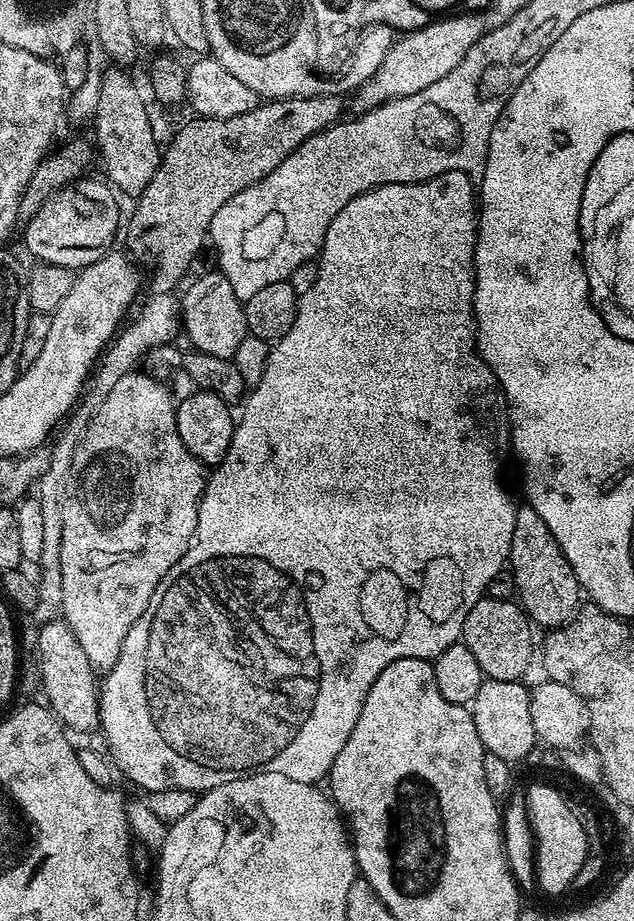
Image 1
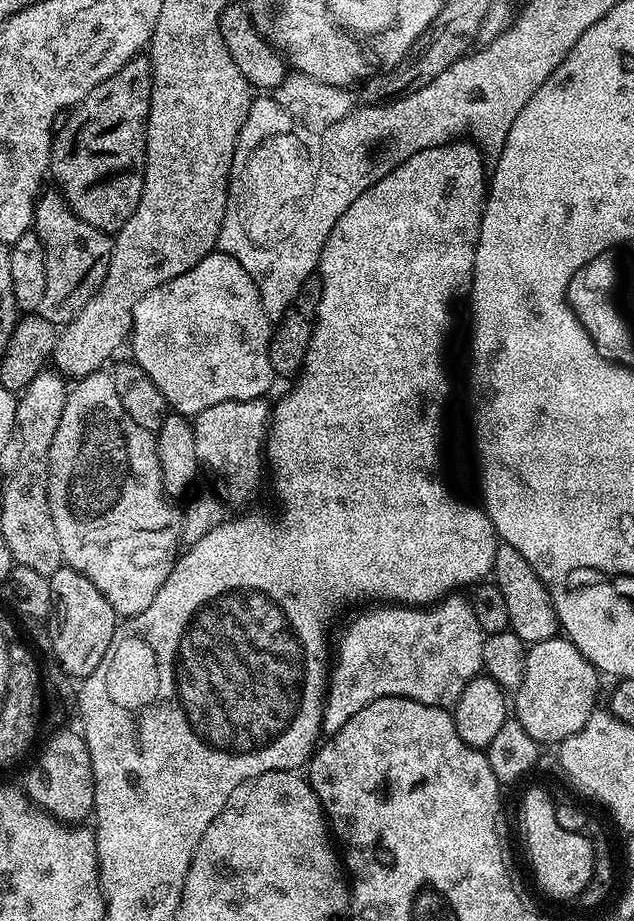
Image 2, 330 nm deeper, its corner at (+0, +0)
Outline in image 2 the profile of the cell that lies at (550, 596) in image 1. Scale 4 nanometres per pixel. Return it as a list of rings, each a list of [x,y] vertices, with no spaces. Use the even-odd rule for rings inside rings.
[[[497,543],[491,575],[498,590],[502,590],[502,595],[506,598],[506,607],[510,613],[508,627],[514,634],[518,634],[518,638],[524,640],[525,645],[531,646],[558,635],[561,626],[554,610],[554,602],[530,562],[526,562],[526,558],[522,558],[522,554],[514,550],[514,546]]]

